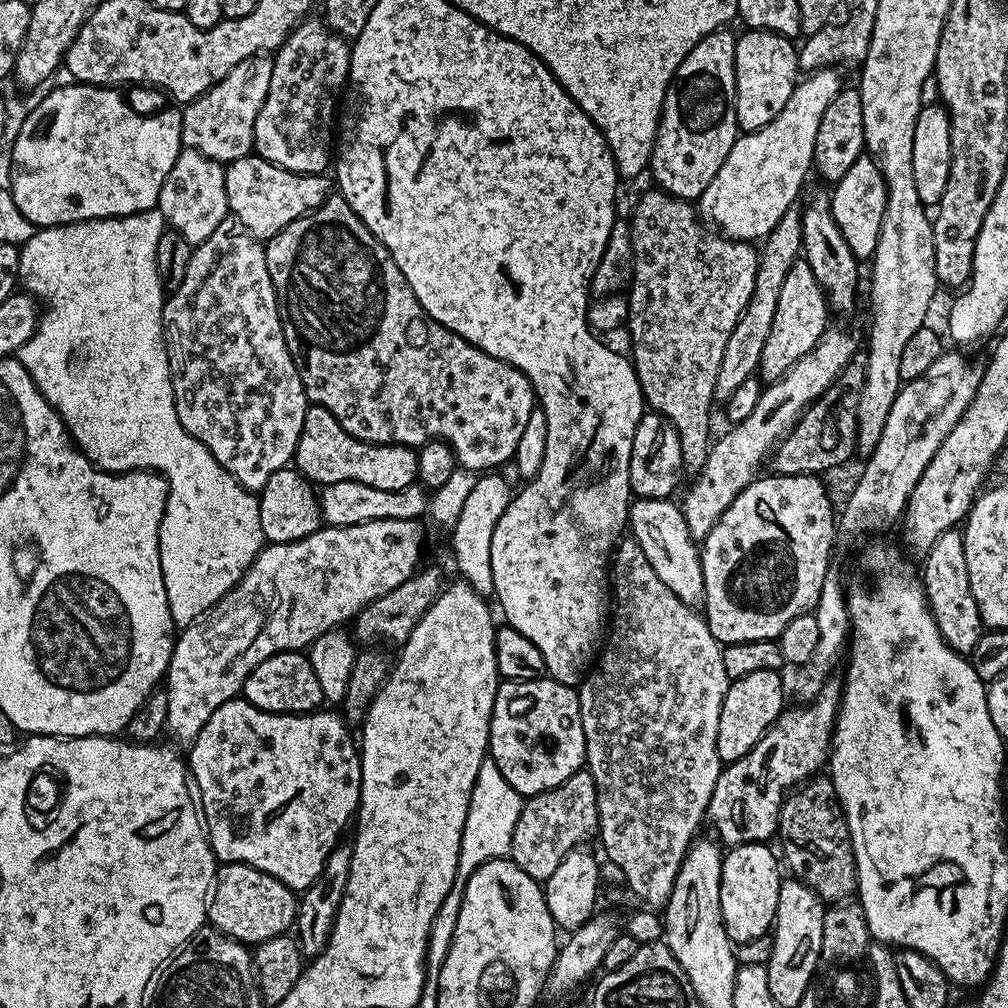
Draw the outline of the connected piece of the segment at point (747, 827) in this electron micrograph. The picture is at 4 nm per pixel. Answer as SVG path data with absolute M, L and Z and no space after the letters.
M829 678L819 694L807 701L806 706L800 706L800 709L785 707L765 736L745 756L721 771L706 813L707 823L710 822L716 827L715 835L721 845L759 844L771 841L771 836L773 839L777 835L780 827L780 808L784 805L786 793L811 780L823 769L820 768L823 764L825 767L829 763L832 734L836 726L836 713L840 711L841 695L841 681Z

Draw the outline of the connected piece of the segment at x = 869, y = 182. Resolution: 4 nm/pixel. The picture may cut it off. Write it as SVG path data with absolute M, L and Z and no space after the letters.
M860 156L846 170L846 174L835 181L831 189L832 213L834 220L838 222L838 230L842 230L842 238L846 238L846 246L856 255L857 260L864 262L875 256L878 246L878 234L882 226L882 218L886 210L886 182L880 172L880 167L871 156Z

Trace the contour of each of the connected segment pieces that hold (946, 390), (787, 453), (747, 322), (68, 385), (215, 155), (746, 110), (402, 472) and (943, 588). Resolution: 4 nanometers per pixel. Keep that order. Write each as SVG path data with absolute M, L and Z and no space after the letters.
M941 351L938 362L918 378L907 381L894 398L886 426L882 426L882 438L867 457L864 473L852 488L844 513L839 513L838 528L848 536L864 536L867 532L880 532L903 517L908 499L922 478L922 470L930 466L930 458L946 442L946 434L954 430L958 418L970 406L976 393L981 373L964 361L963 351Z
M857 358L844 367L836 383L809 404L799 422L776 445L770 456L771 471L777 476L811 476L840 468L856 451L856 407L864 385L863 359Z
M799 207L788 208L786 214L782 214L778 226L774 226L774 230L768 232L758 251L760 261L758 274L754 278L754 294L750 294L746 310L742 310L734 330L730 330L726 351L722 353L722 366L718 366L714 397L720 402L727 402L734 394L734 390L742 386L742 382L757 375L762 358L762 346L766 346L766 338L770 338L770 326L774 326L774 310L778 310L778 294L782 290L782 282L786 282L786 274L790 274L790 270L802 256L802 211Z
M149 210L146 212L135 212L129 216L108 216L105 220L79 220L73 224L55 224L52 228L42 228L33 231L33 236L29 238L20 248L20 276L22 277L23 291L29 296L35 298L41 305L48 304L48 309L43 309L42 315L39 317L36 332L22 345L18 353L18 359L23 368L30 374L30 378L38 386L40 393L48 399L53 410L64 419L64 424L68 427L68 432L72 435L72 442L77 448L83 452L84 457L97 468L104 472L135 472L137 470L147 470L149 472L159 472L164 479L168 481L168 501L164 507L164 517L160 523L160 557L162 558L162 574L166 582L166 598L170 606L170 614L172 615L173 625L177 629L183 630L189 624L195 624L209 610L215 609L216 604L222 597L227 594L232 588L235 588L244 578L244 572L254 562L254 558L260 552L262 545L265 543L264 535L262 534L262 526L260 525L260 501L248 489L243 488L239 482L234 479L229 472L221 466L214 458L214 454L210 454L210 450L202 442L198 442L198 438L194 438L182 426L182 422L178 418L178 410L176 409L176 399L174 398L174 390L172 389L172 371L168 365L168 345L164 343L164 301L166 299L166 289L162 281L160 281L160 271L158 270L158 262L156 255L158 254L158 238L162 238L162 234L166 231L166 221L159 210Z
M267 55L251 56L226 74L213 88L182 108L183 147L194 148L212 160L231 162L249 155L254 148L254 122L270 90L272 60Z
M753 28L751 30L741 31L736 37L736 127L741 133L759 132L762 126L766 126L770 122L774 122L774 118L778 118L778 114L782 110L782 106L786 106L786 102L790 102L790 94L796 89L798 83L798 48L795 43L787 36L780 36L777 32L767 32L765 28Z
M312 404L306 410L306 418L302 426L302 434L298 438L298 446L294 457L295 467L304 477L312 481L313 485L323 486L349 480L362 482L366 486L378 486L378 490L402 490L417 483L416 452L403 444L370 444L352 436L339 424L321 404Z
M959 527L946 530L936 539L934 546L930 546L923 560L924 597L928 600L928 609L932 612L942 638L955 652L971 654L974 646L978 646L980 637L984 635L986 629L984 619L981 618L978 610L978 602L974 602L974 594L970 594L970 574L966 570L963 531Z

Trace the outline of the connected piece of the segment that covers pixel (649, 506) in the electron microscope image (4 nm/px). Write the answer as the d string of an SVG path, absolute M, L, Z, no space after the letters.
M636 498L631 501L628 510L627 527L630 529L631 539L642 546L642 554L646 554L646 562L654 566L654 574L678 594L682 602L691 608L699 609L704 602L704 579L700 565L700 548L697 541L692 539L690 530L686 526L684 509L675 499L646 500Z

